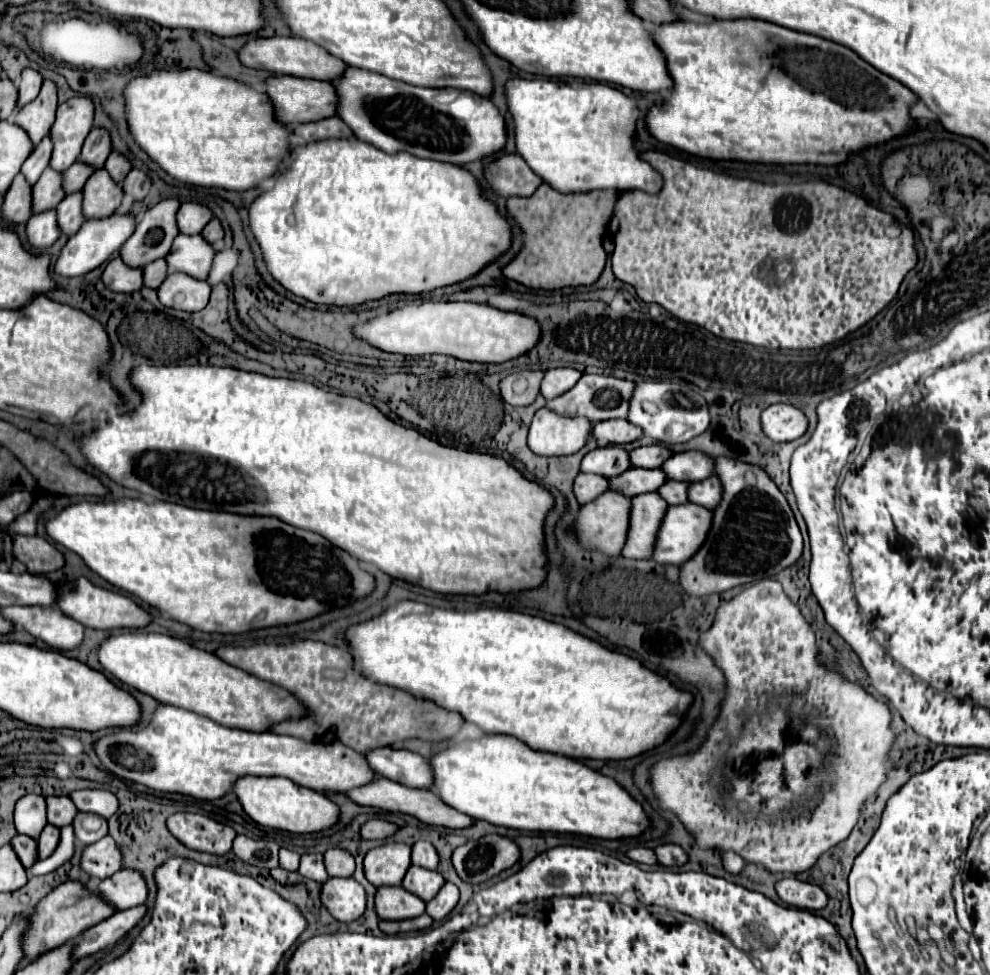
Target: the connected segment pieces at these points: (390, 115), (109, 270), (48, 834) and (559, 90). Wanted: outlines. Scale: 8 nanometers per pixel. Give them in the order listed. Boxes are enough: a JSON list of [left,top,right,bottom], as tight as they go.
[[334,67,508,165],[102,257,142,293],[38,825,60,859],[506,79,662,193]]

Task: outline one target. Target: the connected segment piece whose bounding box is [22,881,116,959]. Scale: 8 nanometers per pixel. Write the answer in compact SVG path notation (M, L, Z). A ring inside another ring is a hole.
M66 881L58 885L50 895L46 895L38 907L30 913L30 929L28 935L24 935L22 945L26 951L26 959L34 959L44 951L56 949L58 945L70 943L78 939L86 929L94 927L96 923L108 919L114 915L116 909L108 901L102 901L102 897L96 891L88 891L80 881Z

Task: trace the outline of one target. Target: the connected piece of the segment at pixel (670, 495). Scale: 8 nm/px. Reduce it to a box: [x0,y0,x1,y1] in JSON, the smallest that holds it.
[658,481,690,505]

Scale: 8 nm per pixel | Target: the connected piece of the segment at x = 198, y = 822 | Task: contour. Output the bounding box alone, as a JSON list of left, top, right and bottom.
[168,813,236,855]

